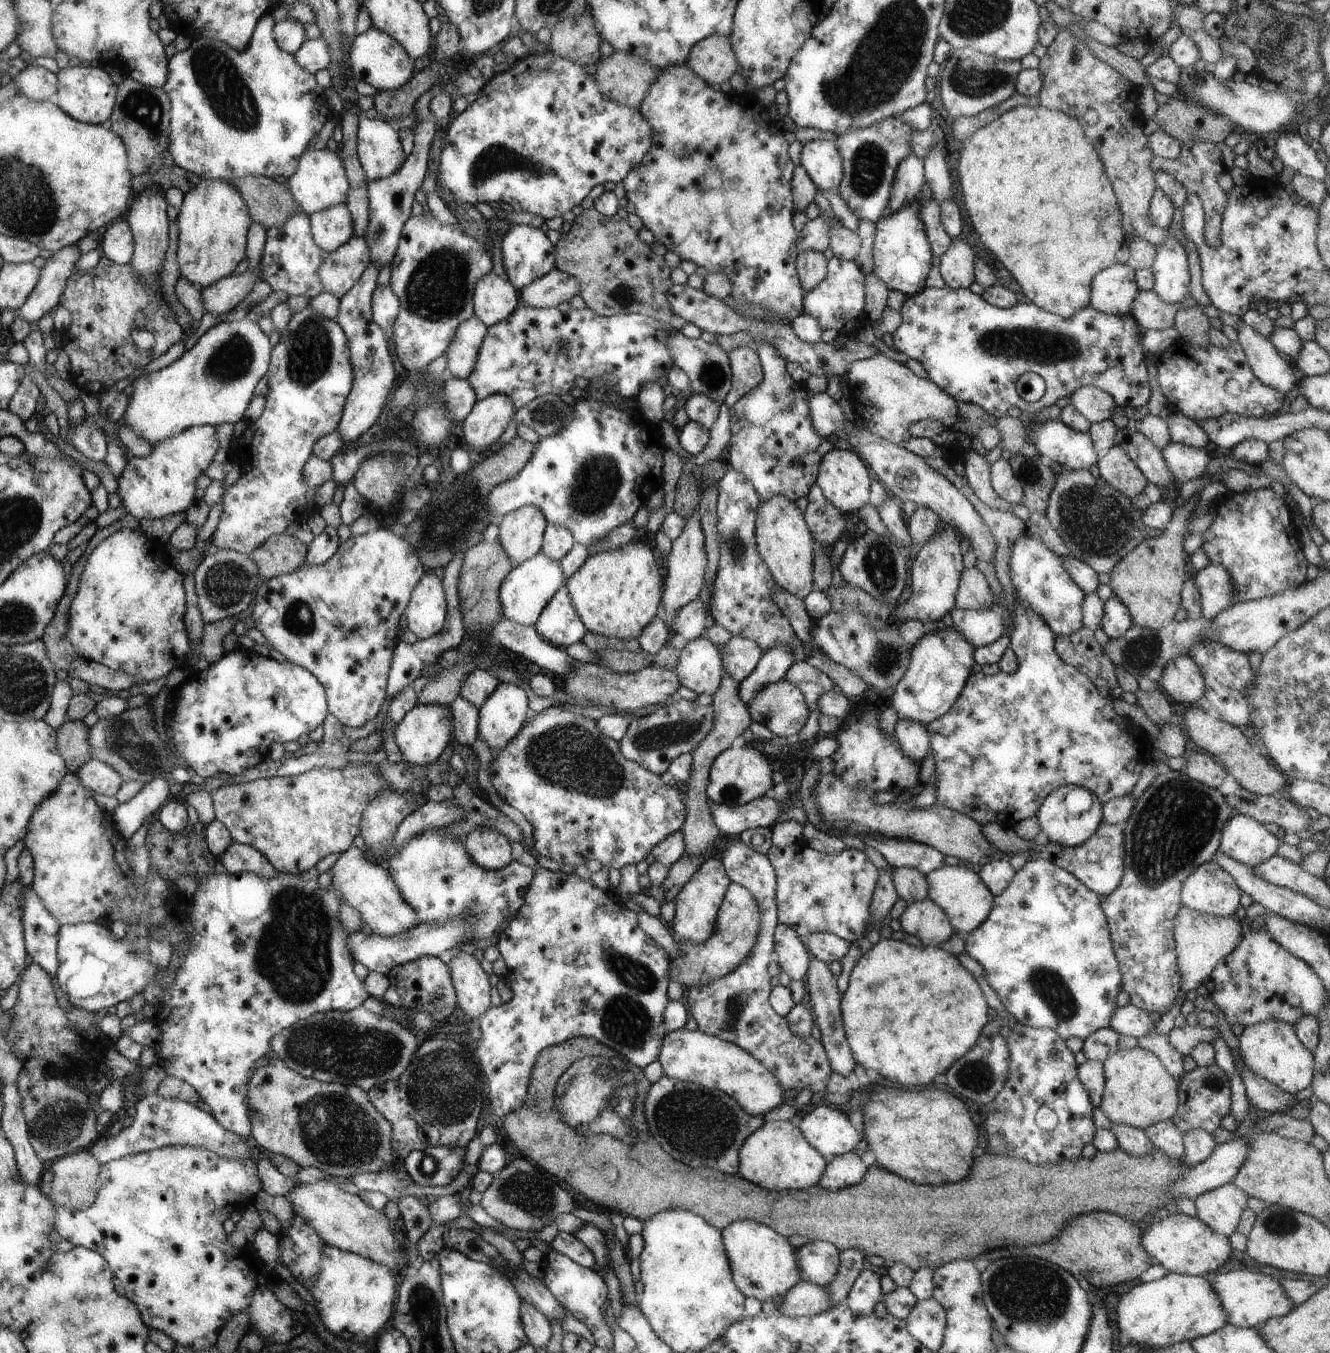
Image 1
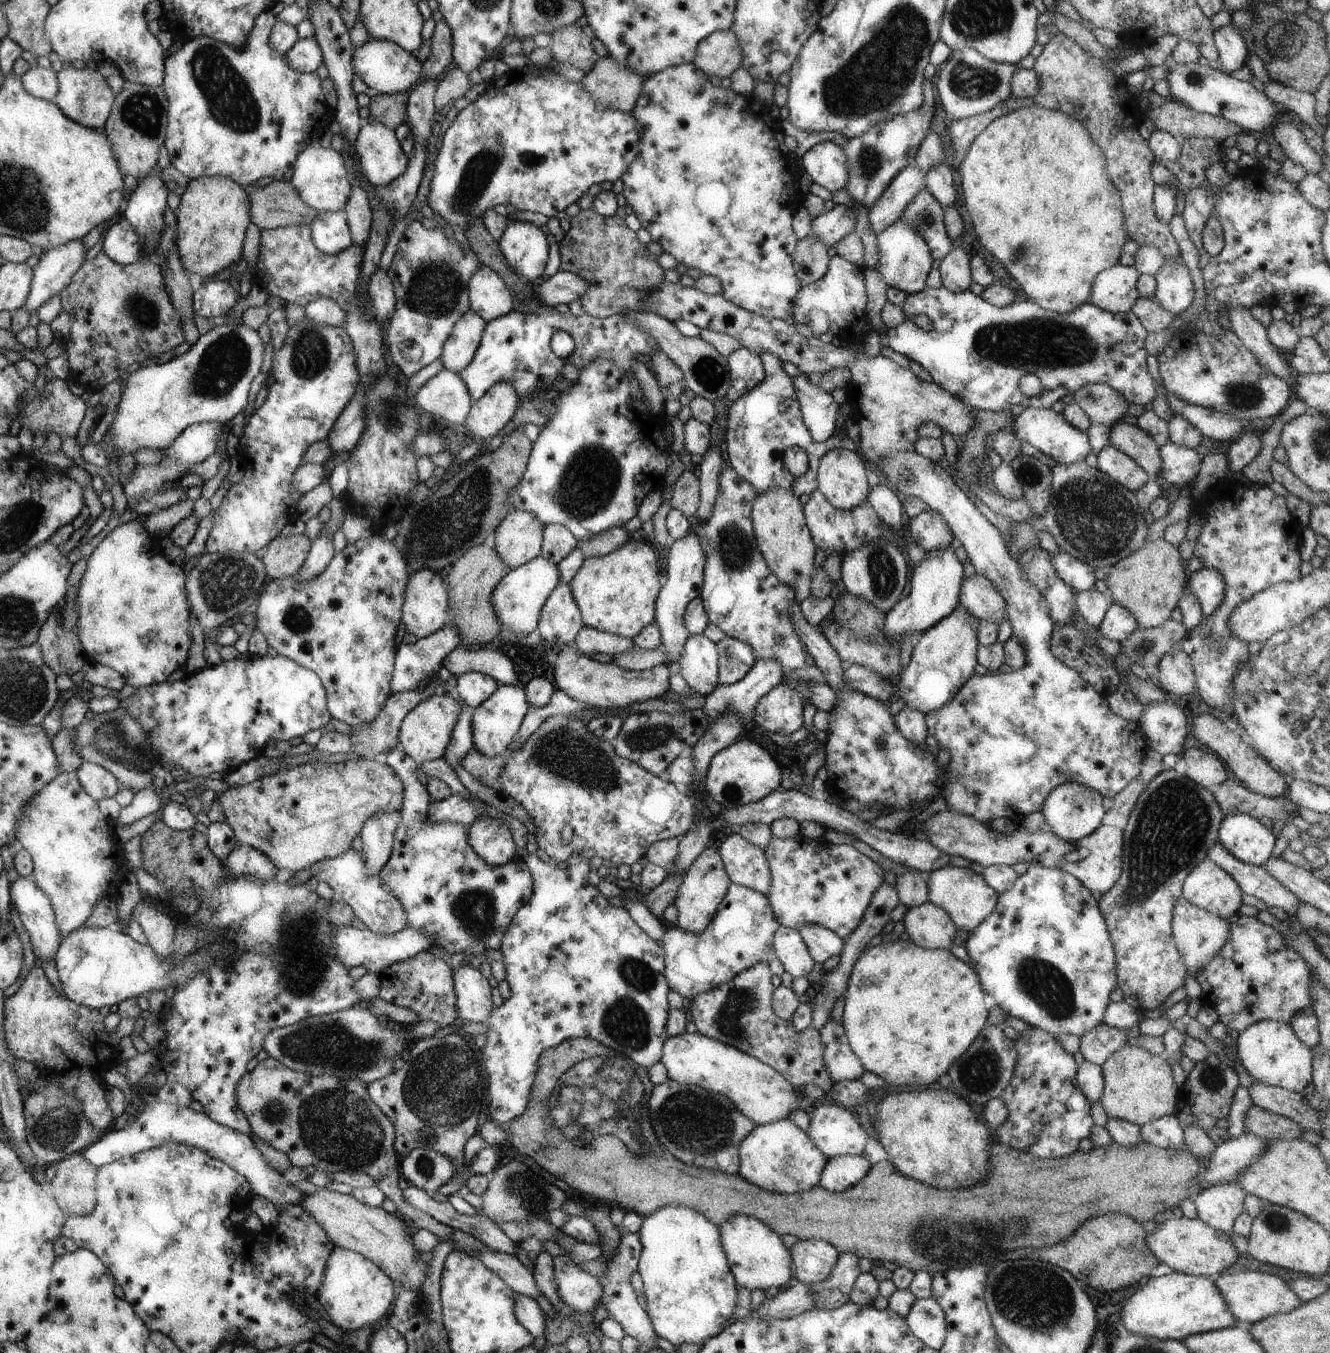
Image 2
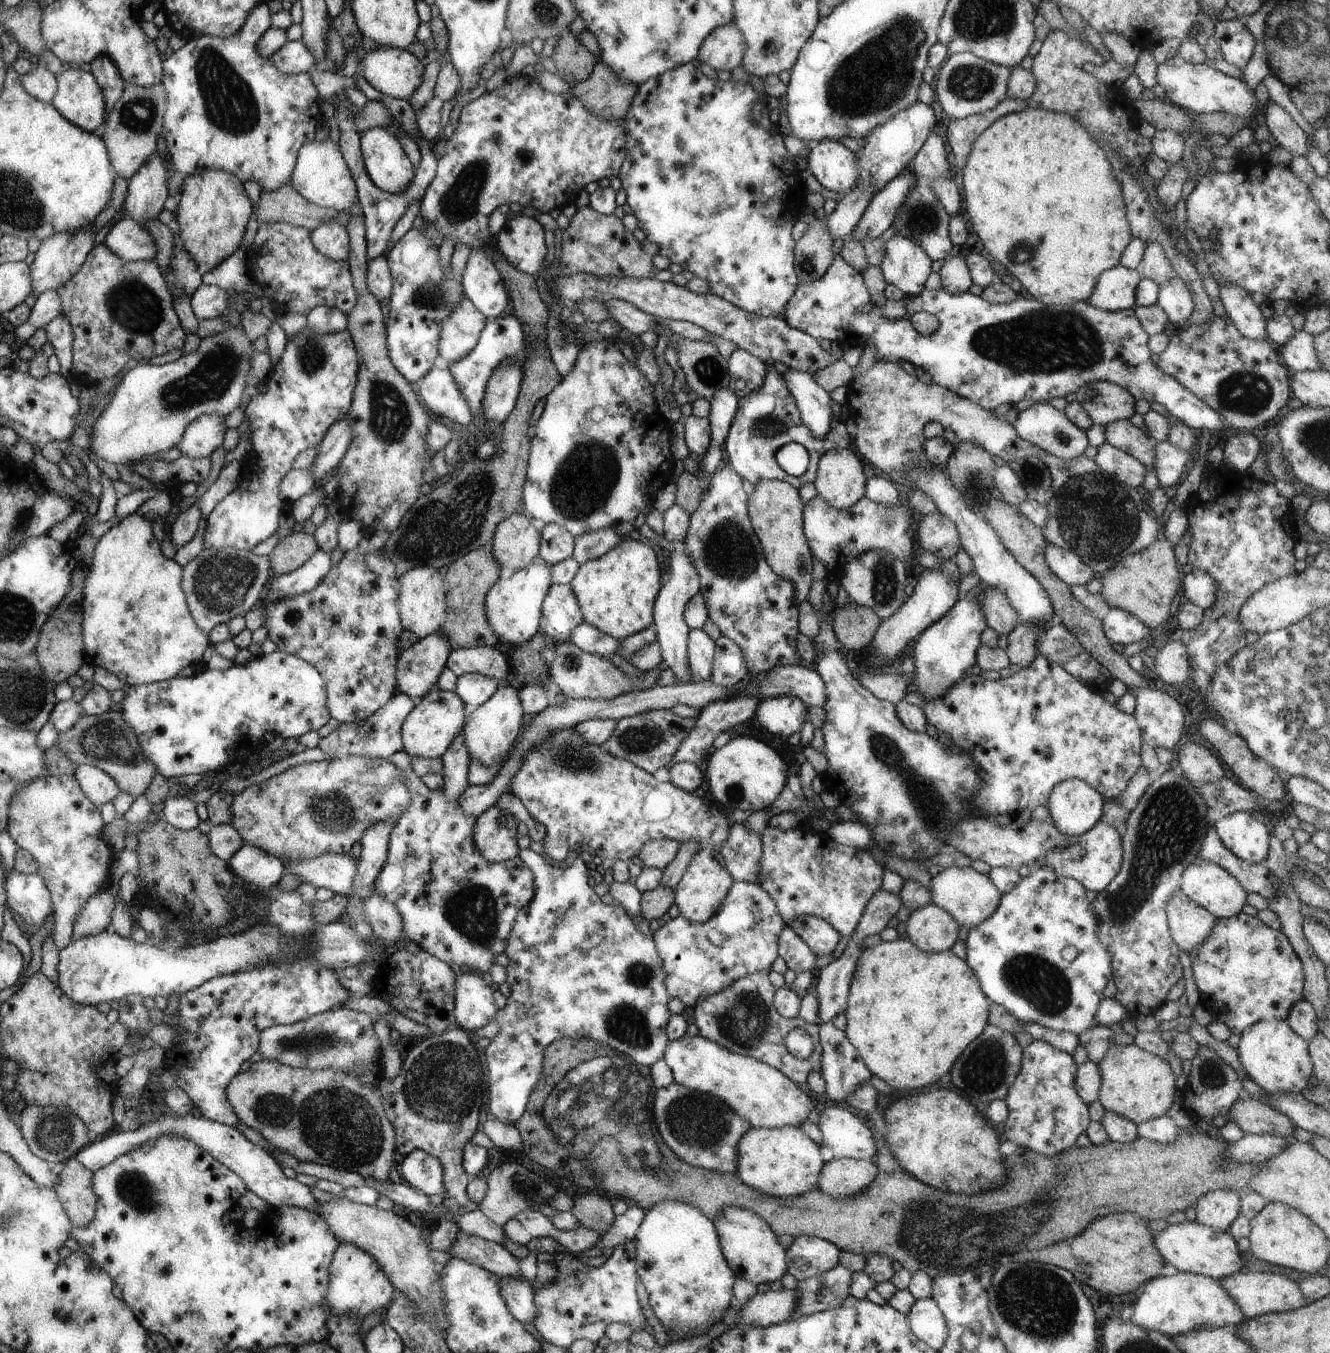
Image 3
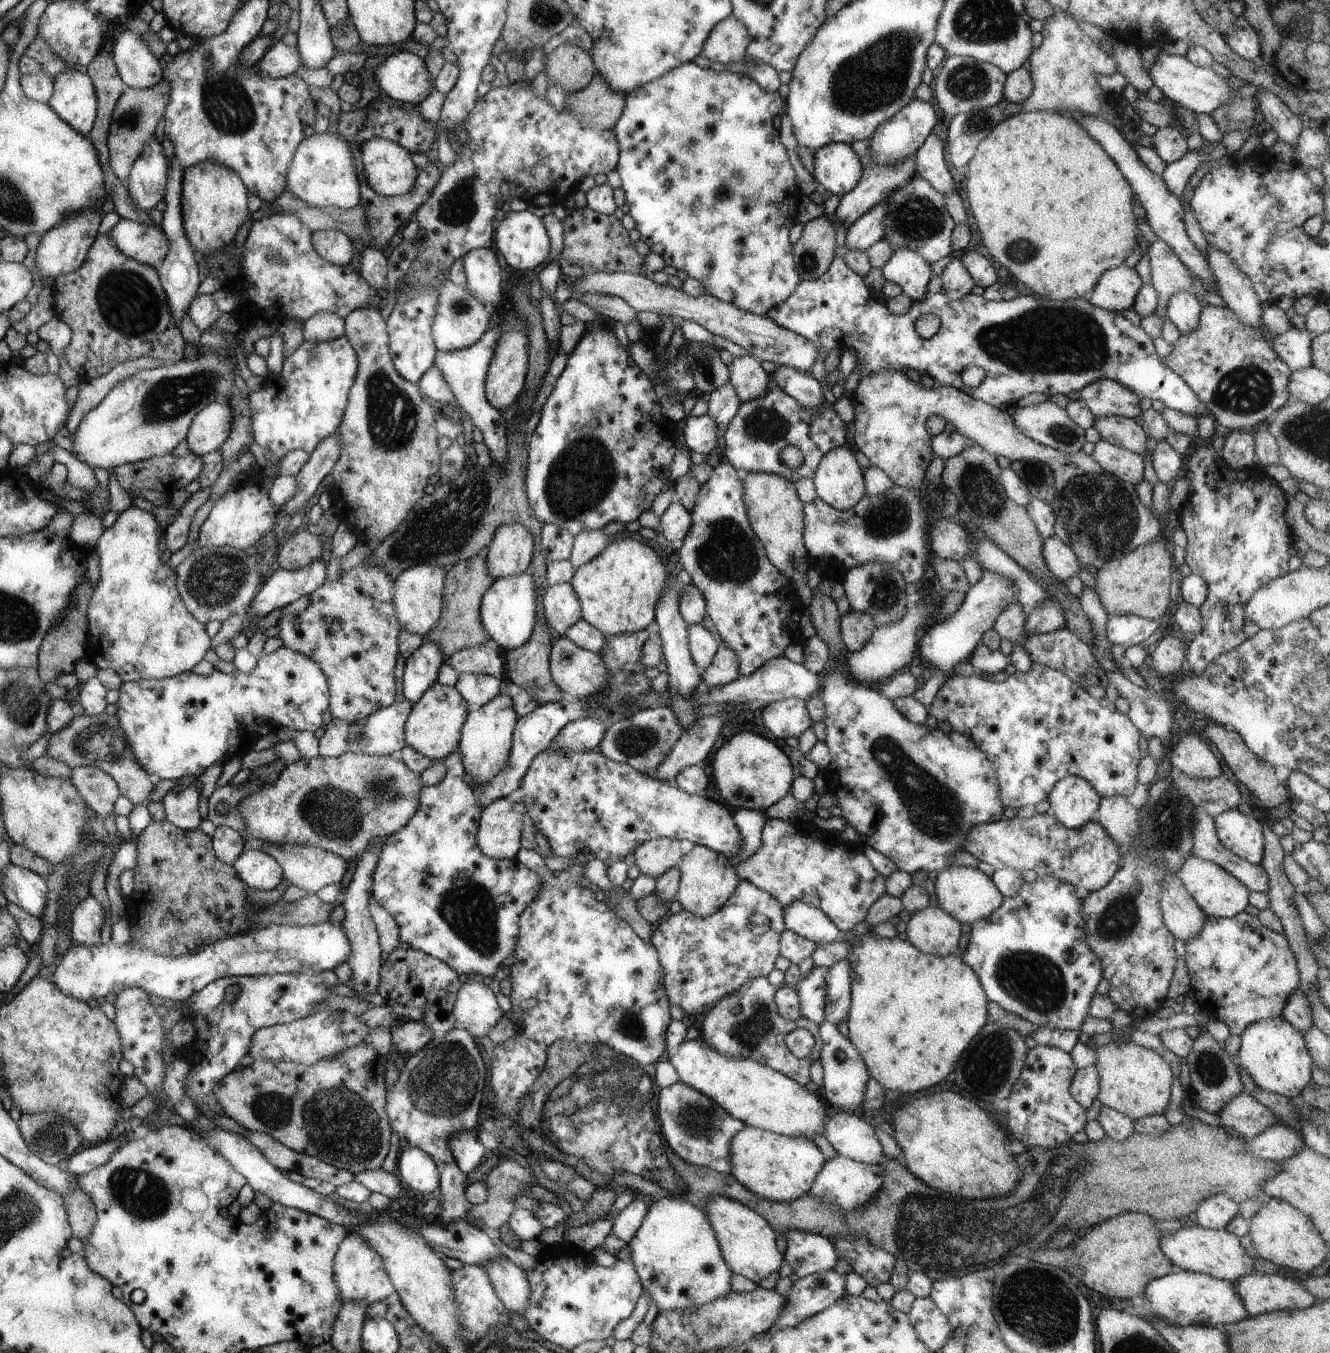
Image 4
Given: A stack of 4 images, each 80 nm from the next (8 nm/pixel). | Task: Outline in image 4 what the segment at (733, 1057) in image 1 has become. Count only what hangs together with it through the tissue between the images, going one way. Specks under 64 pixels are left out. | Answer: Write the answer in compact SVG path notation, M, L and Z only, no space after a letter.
M701 1037L685 1040L672 1055L666 1055L679 1074L680 1082L716 1101L732 1118L745 1125L779 1135L814 1139L823 1135L829 1118L826 1104L780 1071L752 1059L720 1054Z

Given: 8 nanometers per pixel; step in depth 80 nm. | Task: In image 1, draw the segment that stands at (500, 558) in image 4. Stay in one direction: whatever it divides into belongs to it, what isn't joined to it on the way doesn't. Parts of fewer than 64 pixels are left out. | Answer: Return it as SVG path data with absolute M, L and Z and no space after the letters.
M524 505L501 518L497 539L515 567L541 551L548 523L542 510L532 505Z

